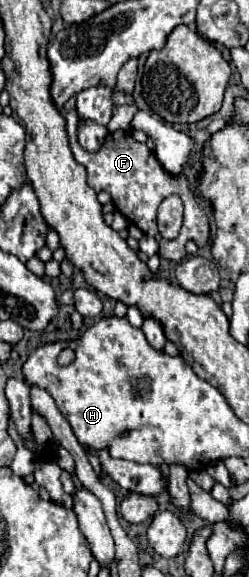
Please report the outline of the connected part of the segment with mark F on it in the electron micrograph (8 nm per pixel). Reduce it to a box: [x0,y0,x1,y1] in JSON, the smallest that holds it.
[62,109,208,262]

